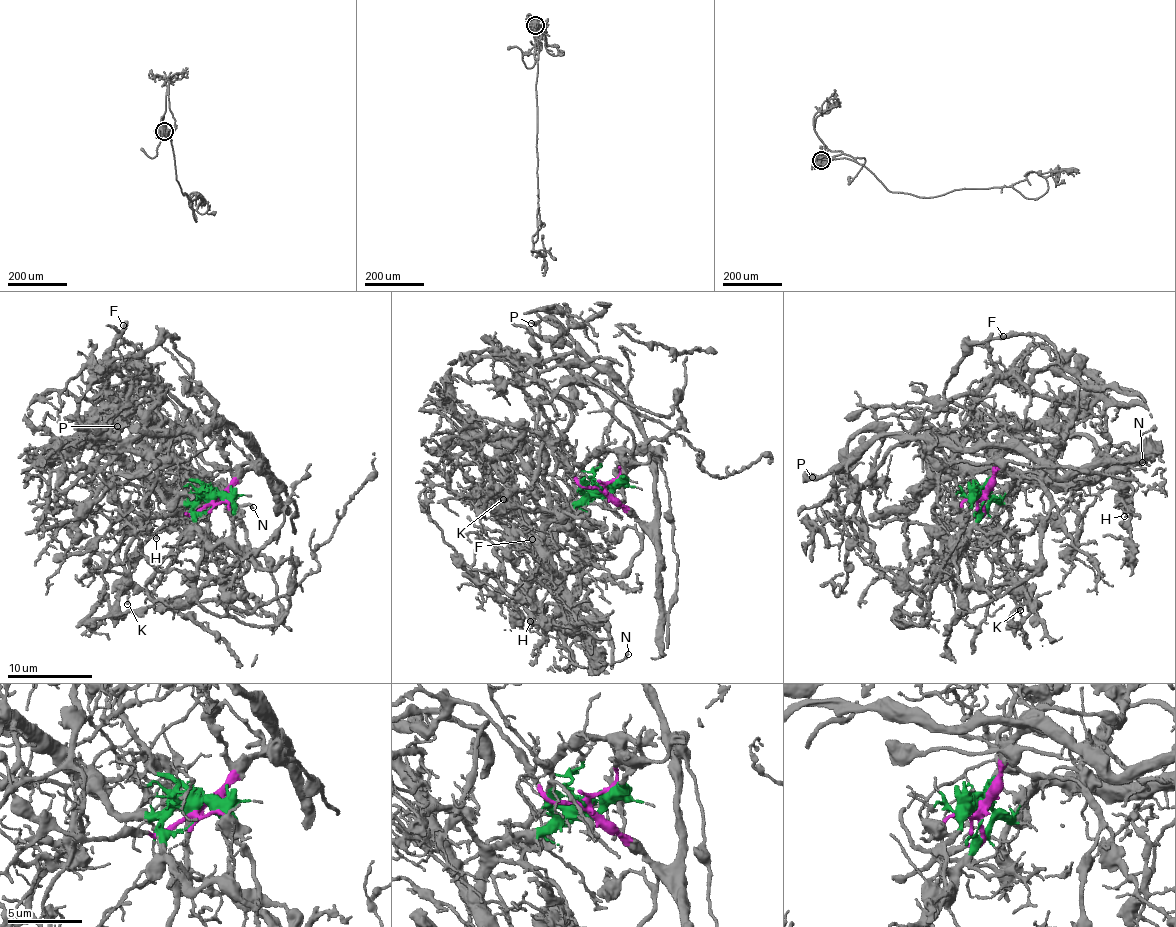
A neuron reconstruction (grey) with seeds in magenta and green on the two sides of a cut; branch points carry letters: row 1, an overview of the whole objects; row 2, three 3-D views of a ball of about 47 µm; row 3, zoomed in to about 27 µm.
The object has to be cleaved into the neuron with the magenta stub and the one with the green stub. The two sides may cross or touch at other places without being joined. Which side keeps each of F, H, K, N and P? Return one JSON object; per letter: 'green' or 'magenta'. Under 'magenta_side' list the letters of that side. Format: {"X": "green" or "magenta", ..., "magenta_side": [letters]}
{"F": "green", "H": "green", "K": "green", "N": "green", "P": "magenta", "magenta_side": ["P"]}

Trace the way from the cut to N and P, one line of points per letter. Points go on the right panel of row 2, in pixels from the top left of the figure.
N: (981, 495), (1003, 503), (1006, 493), (1018, 484), (1043, 479), (1051, 482), (1094, 479), (1142, 461)
P: (981, 495), (1002, 447), (949, 448), (900, 434), (874, 437), (857, 456), (807, 477), (812, 477)

